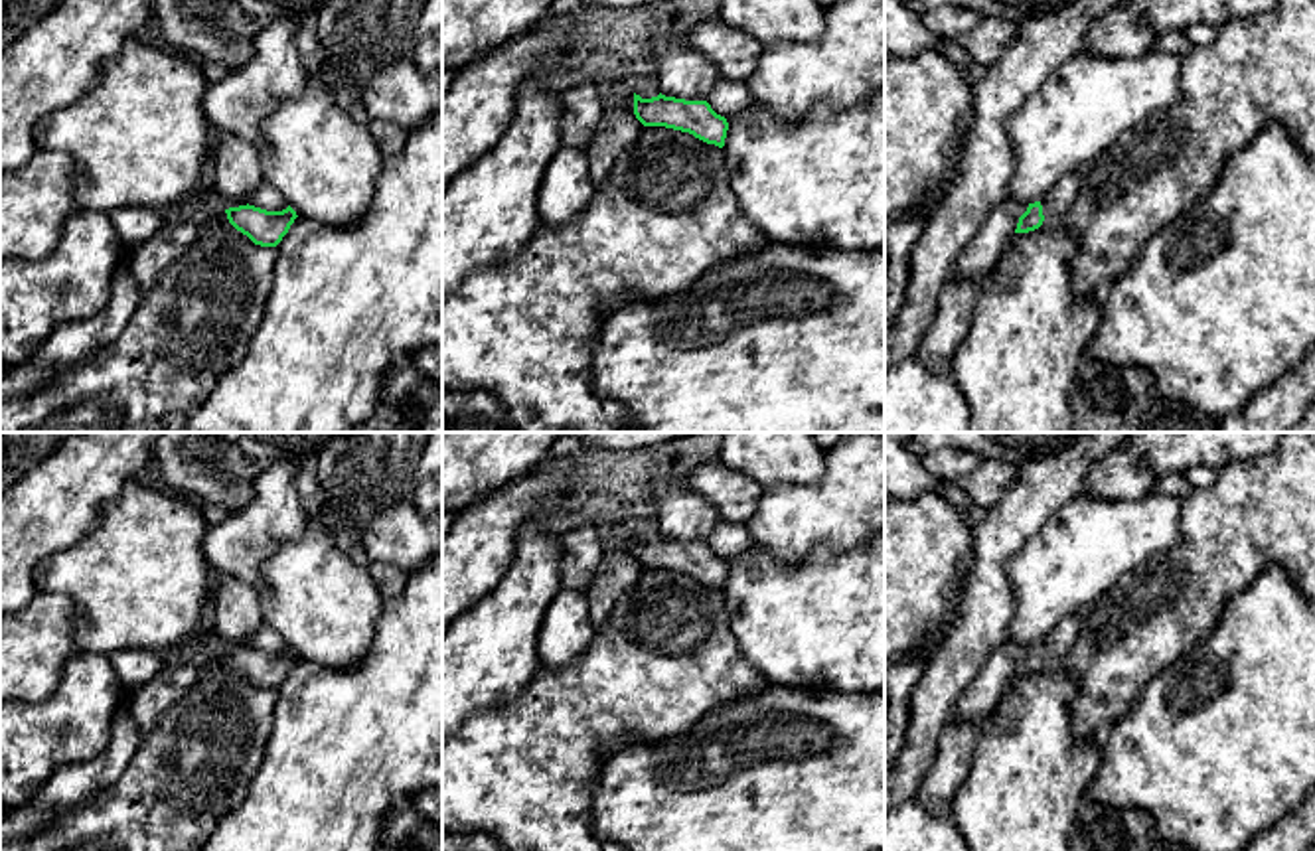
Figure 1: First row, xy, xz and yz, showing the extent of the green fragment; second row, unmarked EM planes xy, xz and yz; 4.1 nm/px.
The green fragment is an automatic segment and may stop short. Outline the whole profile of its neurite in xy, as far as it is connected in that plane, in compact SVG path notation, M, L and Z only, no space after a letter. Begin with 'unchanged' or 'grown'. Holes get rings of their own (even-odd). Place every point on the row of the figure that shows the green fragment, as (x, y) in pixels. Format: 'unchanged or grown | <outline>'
unchanged | M247 203L229 207L225 213L237 231L261 247L276 247L298 217L290 205L282 211L267 211Z

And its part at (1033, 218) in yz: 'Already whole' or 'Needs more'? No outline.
Needs more

